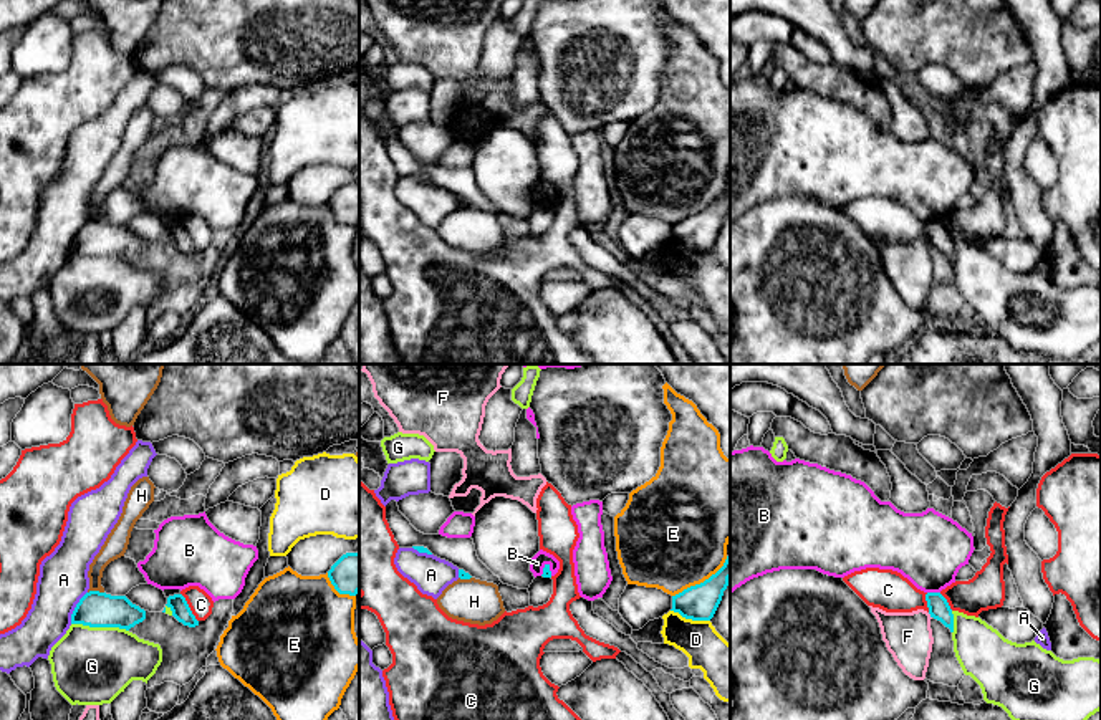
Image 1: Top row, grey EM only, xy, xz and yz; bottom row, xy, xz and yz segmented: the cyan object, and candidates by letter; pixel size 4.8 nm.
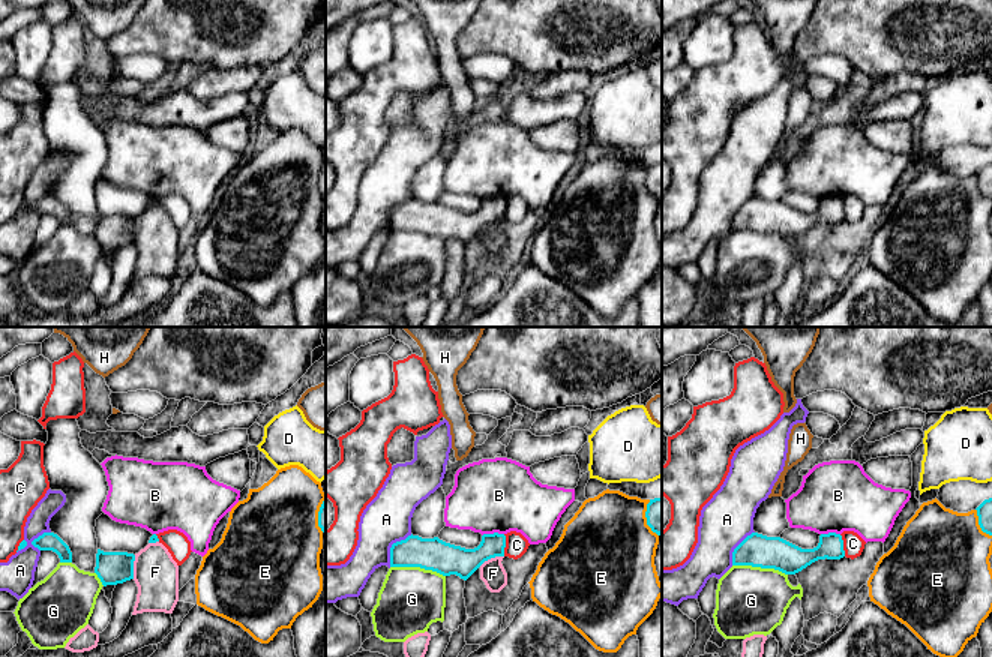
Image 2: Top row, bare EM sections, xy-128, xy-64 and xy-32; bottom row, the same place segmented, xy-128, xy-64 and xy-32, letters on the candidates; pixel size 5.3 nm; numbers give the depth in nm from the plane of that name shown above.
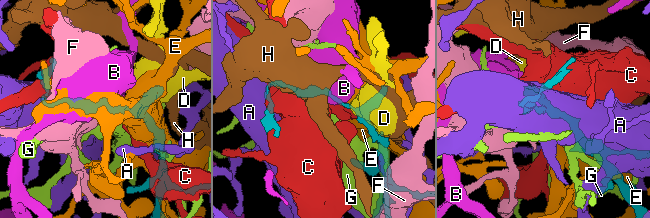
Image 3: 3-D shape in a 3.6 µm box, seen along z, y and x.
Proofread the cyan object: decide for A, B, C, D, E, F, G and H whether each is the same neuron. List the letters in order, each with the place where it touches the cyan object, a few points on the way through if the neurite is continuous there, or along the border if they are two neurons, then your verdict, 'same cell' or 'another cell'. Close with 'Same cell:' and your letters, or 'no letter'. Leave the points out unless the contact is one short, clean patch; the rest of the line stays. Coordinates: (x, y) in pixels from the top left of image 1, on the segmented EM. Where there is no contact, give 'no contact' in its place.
A: xy (75, 608) | another cell
B: yz (934, 593) | along yz (927, 591), (939, 593) | another cell
C: xy (189, 608) | another cell
D: xz (691, 618) | along xz (671, 609), (686, 618), (709, 621) | another cell
E: xz (701, 583) | another cell
F: yz (931, 616) | along yz (927, 613), (931, 618) | another cell
G: xy (100, 626) | another cell
H: xy (95, 591) | another cell
Same cell: no letter

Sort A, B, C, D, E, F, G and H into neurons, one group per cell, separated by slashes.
A / B / C / D / E / F / G / H

